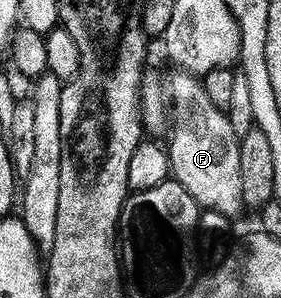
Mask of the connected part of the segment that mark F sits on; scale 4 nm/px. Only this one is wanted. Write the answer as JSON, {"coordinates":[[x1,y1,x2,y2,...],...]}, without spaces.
{"coordinates":[[174,72,164,82,164,92,168,97,172,112,178,115,179,122,174,126,174,135,168,145,170,171,173,181,178,182,198,201,199,207,222,213,229,220,236,219,244,210,242,205,242,189,240,188,240,152,239,138,234,135,230,117,226,111,216,108,212,100,208,100,208,92,204,92,201,81,195,75,185,72]]}

